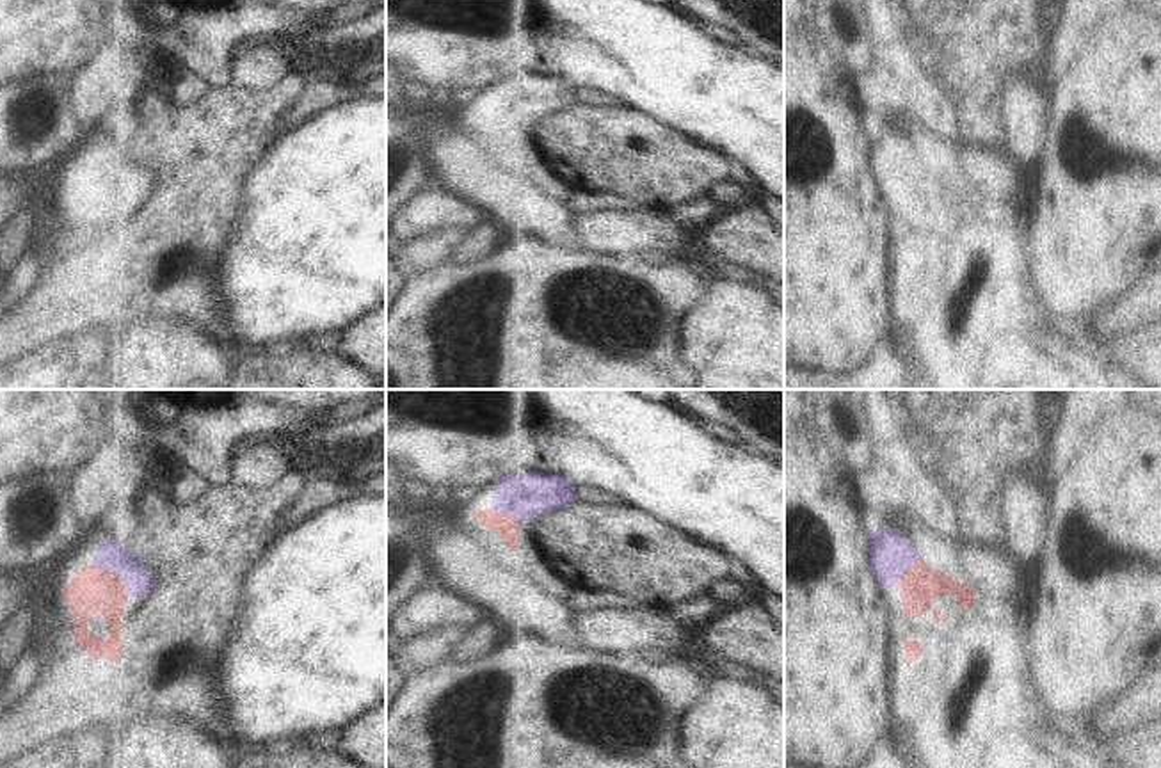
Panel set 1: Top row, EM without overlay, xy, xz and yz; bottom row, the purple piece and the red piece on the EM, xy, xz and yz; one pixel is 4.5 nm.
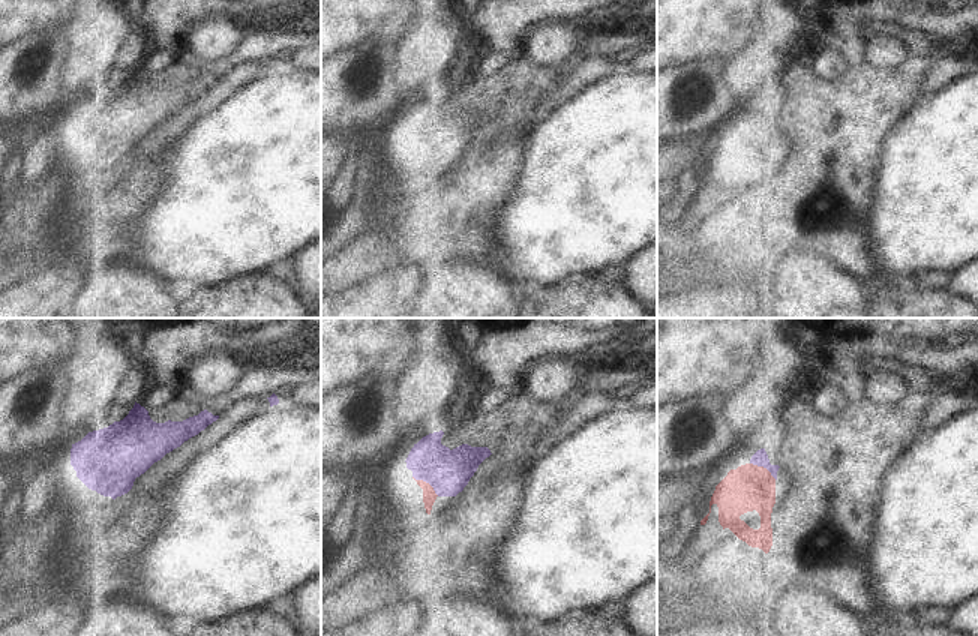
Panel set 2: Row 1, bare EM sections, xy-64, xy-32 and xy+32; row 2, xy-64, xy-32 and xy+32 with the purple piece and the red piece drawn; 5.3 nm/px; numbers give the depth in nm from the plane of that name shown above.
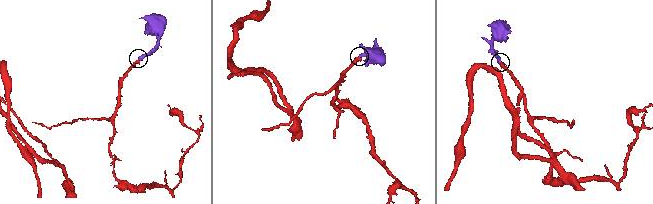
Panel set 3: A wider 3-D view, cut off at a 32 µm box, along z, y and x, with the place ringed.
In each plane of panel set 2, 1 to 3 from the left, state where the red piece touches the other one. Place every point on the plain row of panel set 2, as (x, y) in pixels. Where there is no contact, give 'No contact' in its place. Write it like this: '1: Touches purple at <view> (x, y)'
1: No contact
2: Touches purple at xy-32 (426, 146)
3: Touches purple at xy+32 (764, 131)

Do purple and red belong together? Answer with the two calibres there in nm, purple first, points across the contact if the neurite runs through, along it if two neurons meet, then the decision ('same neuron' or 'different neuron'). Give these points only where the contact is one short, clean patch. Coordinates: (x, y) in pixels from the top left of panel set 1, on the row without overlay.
130/220 nm | across xy (111, 157), (114, 173), (93, 192) | same neuron

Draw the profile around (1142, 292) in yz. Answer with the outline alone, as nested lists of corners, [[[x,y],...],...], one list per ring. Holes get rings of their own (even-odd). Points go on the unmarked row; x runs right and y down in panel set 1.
[[[1161,242],[1152,249],[1150,265],[1133,276],[1120,276],[1120,286],[1122,302],[1117,304],[1117,313],[1104,316],[1095,329],[1099,338],[1106,338],[1117,327],[1161,318]]]

